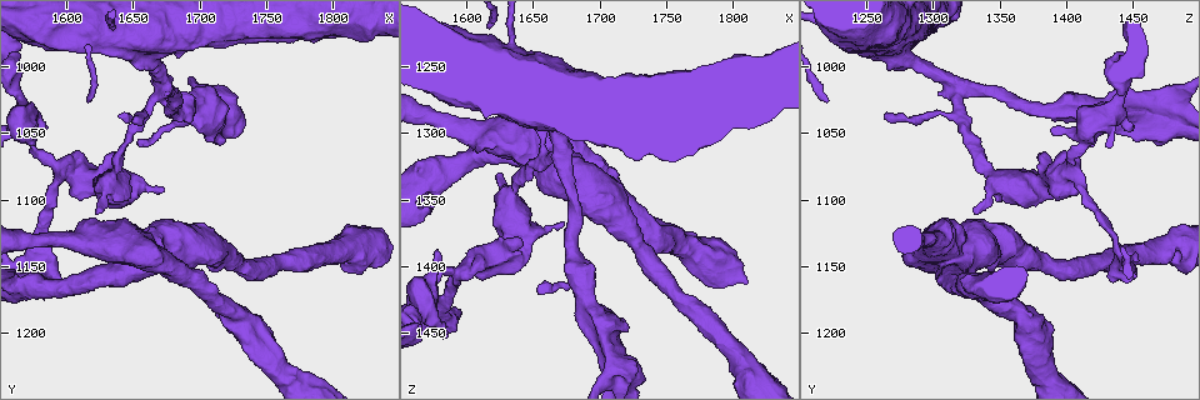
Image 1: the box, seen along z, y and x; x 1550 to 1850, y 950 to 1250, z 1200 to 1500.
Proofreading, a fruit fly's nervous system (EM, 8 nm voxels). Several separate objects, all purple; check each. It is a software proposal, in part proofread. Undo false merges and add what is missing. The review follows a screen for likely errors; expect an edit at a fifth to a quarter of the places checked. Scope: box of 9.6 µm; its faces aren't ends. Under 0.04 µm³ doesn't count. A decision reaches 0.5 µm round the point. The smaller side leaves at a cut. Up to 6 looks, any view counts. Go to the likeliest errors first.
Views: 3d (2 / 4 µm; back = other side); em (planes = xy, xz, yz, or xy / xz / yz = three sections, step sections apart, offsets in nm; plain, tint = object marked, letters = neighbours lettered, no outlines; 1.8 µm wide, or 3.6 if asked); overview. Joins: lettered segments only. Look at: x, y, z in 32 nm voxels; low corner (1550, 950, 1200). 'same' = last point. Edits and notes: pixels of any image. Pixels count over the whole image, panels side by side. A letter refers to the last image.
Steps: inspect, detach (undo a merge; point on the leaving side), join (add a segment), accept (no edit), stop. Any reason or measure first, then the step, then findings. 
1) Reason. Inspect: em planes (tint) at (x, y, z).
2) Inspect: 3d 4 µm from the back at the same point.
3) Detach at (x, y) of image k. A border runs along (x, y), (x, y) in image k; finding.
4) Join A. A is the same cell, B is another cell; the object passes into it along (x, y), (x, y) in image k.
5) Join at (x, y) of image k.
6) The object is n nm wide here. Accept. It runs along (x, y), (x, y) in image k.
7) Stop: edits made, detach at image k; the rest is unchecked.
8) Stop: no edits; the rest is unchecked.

Narrows sharply. Inspect: 3d 4 µm at (1632, 970, 1242).

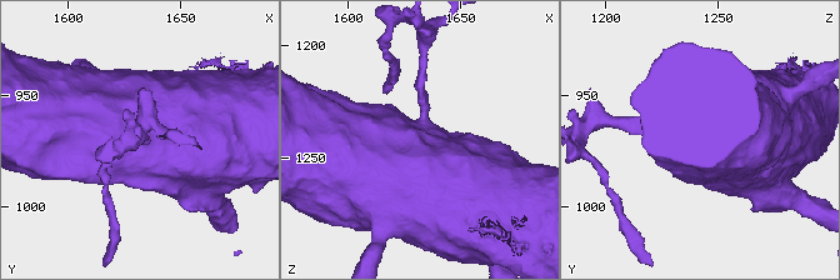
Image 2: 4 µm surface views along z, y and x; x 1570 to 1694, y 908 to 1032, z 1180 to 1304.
Shape alone is not enough. Inspect: em 3.6 µm xz step 4 (plain) at (1634, 970, 1243).

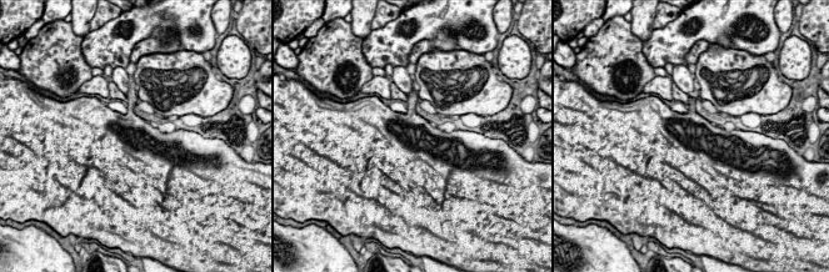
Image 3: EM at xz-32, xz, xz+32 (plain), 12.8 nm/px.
Inspect: em 3.6 µm xz step 4 (letters) at the same point.

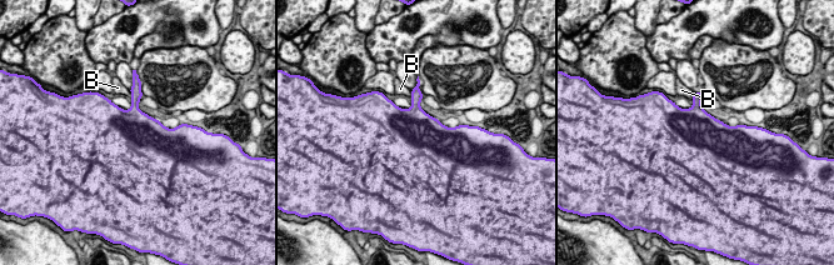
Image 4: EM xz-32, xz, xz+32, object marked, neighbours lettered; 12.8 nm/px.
Accept. B is another cell; a border runs along (694, 93), (690, 99) in image 4; continuous, no second neuron.

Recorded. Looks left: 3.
An open end. Inspect: 3d 2 µm from the back at (1596, 1158, 1432).

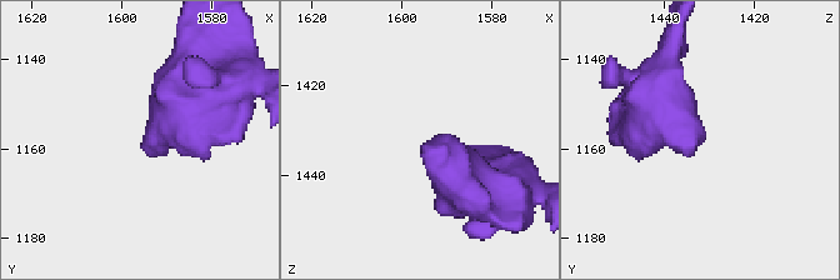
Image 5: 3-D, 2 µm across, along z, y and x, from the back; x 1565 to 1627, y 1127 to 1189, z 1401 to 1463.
Shape alone is not enough. Inspect: em xy step 16 (letters) at (1596, 1159, 1433).

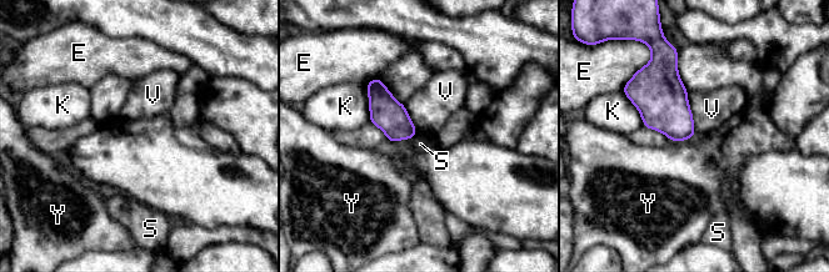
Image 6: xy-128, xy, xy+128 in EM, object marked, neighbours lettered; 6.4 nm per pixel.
Inspect: em planes (letters) at the same point.

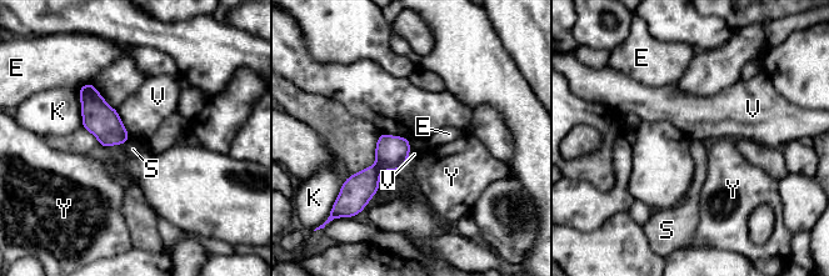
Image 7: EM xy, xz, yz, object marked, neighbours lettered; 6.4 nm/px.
The object is 200 nm wide here; the longest contact is with K, 240 nm. Accept. E, K, S, V and Y are other cells; none of them fits.

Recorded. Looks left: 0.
Stop: no edits; the rest is unchecked.

